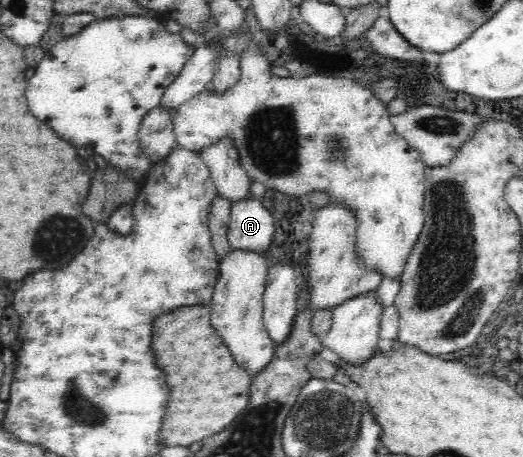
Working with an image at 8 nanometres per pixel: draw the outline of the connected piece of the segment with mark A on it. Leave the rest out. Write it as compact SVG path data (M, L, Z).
M245 198L231 205L227 241L231 251L268 250L273 236L273 217L262 199Z

